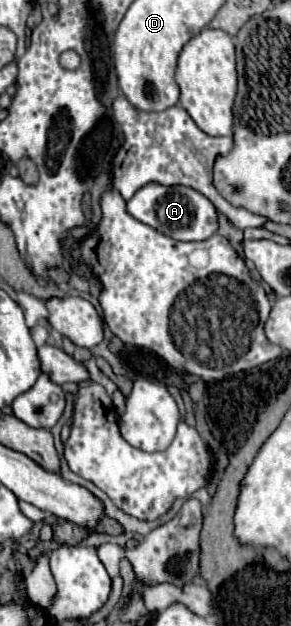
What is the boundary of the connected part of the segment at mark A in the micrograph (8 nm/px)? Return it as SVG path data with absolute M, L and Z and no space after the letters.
M149 183L133 195L131 203L127 201L127 211L141 223L151 225L159 233L173 237L177 241L205 241L219 229L215 205L199 191L183 185L163 187L157 183Z

